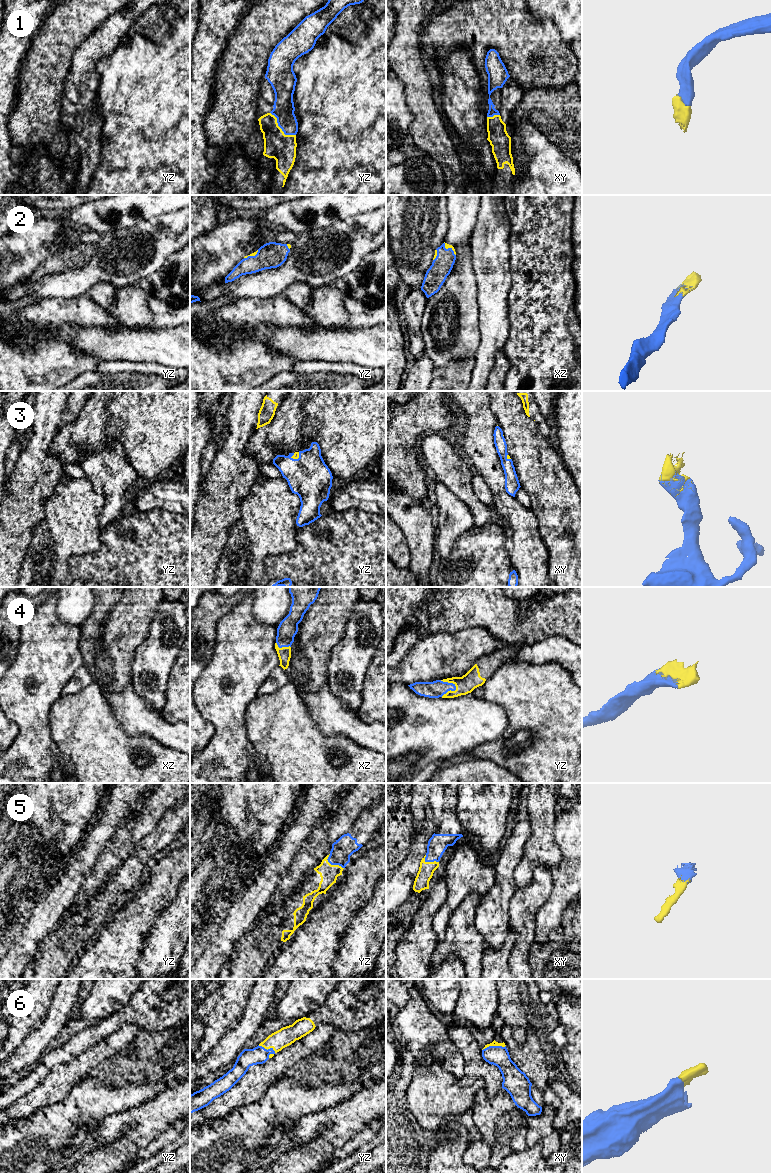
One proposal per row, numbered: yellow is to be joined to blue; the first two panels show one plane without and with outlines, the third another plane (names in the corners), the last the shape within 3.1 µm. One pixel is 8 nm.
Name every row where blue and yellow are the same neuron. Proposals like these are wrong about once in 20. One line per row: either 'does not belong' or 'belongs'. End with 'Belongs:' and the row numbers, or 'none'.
1: belongs
2: belongs
3: belongs
4: belongs
5: belongs
6: belongs
Belongs: 1, 2, 3, 4, 5, 6

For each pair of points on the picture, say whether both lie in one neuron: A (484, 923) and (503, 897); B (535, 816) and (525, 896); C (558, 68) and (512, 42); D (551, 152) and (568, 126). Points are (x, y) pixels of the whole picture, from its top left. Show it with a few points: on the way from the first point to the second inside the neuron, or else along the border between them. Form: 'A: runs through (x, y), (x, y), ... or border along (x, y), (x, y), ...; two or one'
A: runs through (490, 917), (497, 903); one
B: border along (537, 865), (532, 880), (526, 886), (517, 888); two
C: runs through (547, 57), (537, 48), (527, 46), (523, 42); one
D: border along (538, 129), (571, 158); two

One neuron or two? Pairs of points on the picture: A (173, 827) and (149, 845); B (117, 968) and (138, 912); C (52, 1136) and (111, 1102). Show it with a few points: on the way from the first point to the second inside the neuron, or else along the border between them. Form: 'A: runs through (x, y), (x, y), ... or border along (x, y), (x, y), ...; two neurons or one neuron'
A: runs through (167, 830), (155, 842); one neuron
B: runs through (117, 954), (117, 947), (128, 926); one neuron
C: runs through (67, 1123), (90, 1102), (96, 1102); one neuron

